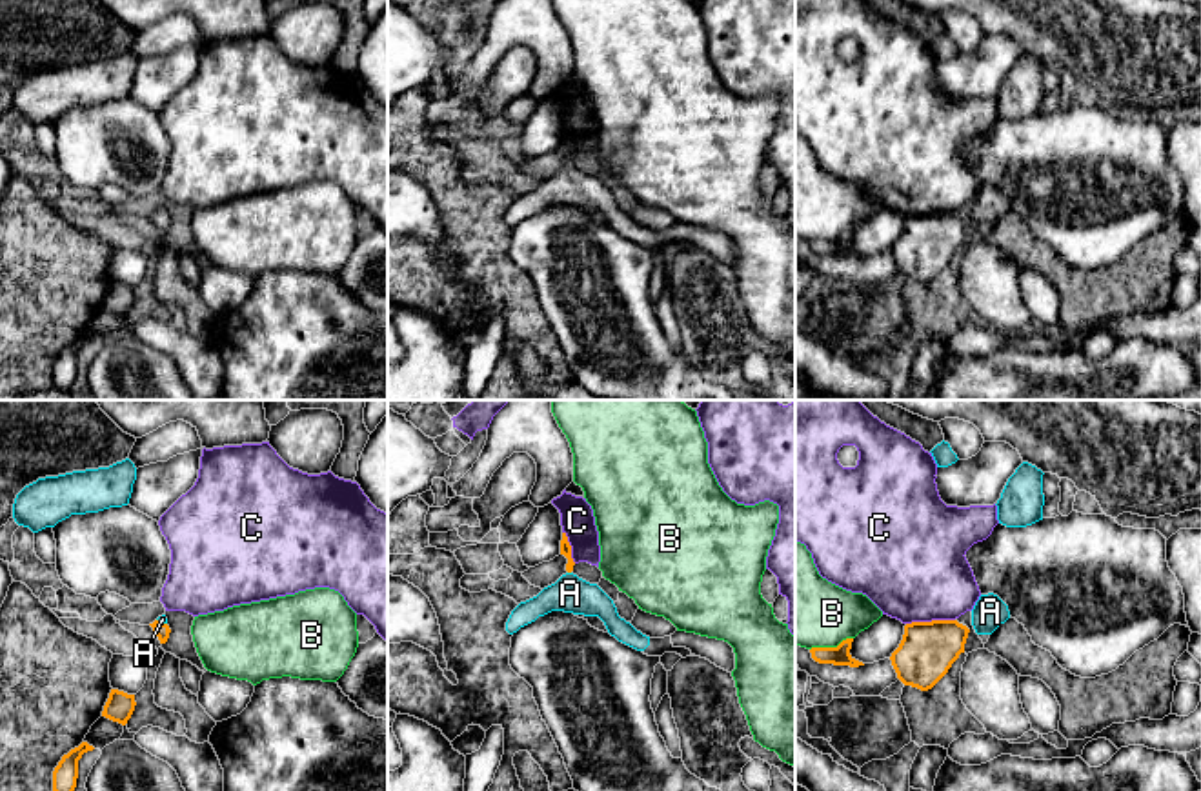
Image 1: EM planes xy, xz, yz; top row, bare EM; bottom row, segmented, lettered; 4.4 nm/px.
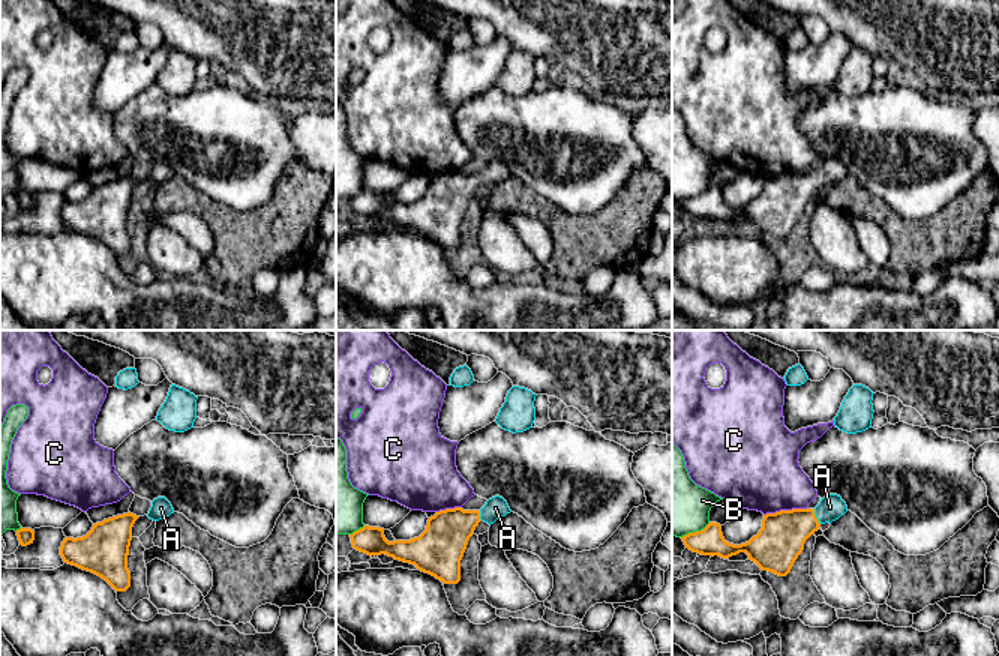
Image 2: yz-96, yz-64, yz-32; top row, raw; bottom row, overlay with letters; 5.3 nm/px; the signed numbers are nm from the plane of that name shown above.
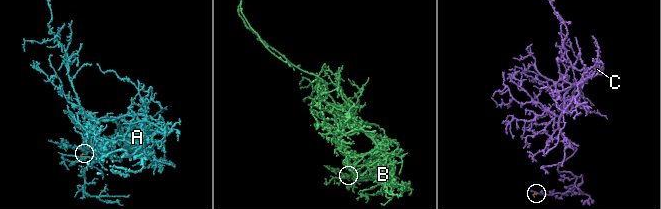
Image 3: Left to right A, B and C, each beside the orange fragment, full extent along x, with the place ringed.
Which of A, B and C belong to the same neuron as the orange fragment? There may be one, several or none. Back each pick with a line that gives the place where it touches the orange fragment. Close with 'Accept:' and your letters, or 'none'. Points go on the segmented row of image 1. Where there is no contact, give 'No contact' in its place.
A: Touches orange at xy (162, 624)
Accept: A

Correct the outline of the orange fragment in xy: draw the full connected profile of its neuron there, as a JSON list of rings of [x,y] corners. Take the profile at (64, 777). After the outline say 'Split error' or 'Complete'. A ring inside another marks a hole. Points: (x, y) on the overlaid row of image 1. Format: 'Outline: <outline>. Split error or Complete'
Outline: [[[82,742],[78,747],[62,756],[53,771],[53,791],[75,791],[78,778],[78,760],[84,753],[93,749],[93,746]]]. Complete

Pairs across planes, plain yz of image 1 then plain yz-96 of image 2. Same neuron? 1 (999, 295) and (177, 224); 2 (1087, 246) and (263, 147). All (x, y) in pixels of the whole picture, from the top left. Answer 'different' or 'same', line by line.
1: different
2: same

